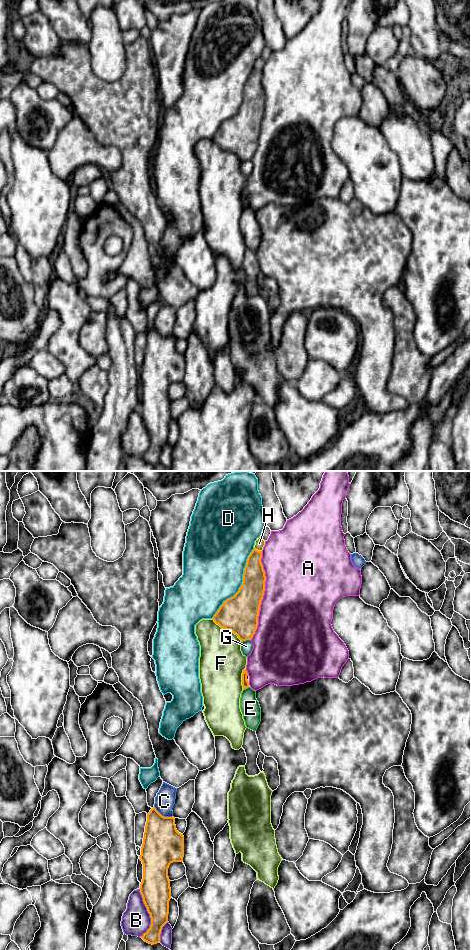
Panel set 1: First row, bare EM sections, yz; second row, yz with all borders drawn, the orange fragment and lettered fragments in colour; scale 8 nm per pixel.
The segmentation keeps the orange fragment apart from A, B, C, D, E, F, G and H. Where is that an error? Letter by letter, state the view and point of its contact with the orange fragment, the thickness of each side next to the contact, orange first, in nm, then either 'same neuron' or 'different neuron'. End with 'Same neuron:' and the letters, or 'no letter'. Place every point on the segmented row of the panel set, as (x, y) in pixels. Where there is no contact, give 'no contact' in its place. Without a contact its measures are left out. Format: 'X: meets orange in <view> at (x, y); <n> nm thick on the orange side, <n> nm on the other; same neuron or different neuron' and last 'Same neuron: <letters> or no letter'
A: meets orange in yz at (263, 594); 300 nm thick on the orange side, 500 nm on the other; different neuron
B: meets orange in yz at (148, 912); 240 nm thick on the orange side, 220 nm on the other; different neuron
C: meets orange in yz at (163, 816); 320 nm thick on the orange side, 160 nm on the other; different neuron
D: meets orange in yz at (241, 585); 300 nm thick on the orange side, 480 nm on the other; different neuron
E: meets orange in yz at (245, 688); 60 nm thick on the orange side, 160 nm on the other; different neuron
F: meets orange in yz at (227, 629); 300 nm thick on the orange side, 360 nm on the other; different neuron
G: meets orange in yz at (245, 640); 300 nm thick on the orange side, 100 nm on the other; different neuron
H: meets orange in yz at (257, 550); 180 nm thick on the orange side, 80 nm on the other; different neuron
Same neuron: no letter

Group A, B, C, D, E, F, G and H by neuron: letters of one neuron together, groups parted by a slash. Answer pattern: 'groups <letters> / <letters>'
groups A / B / C / D / E / F / G / H

